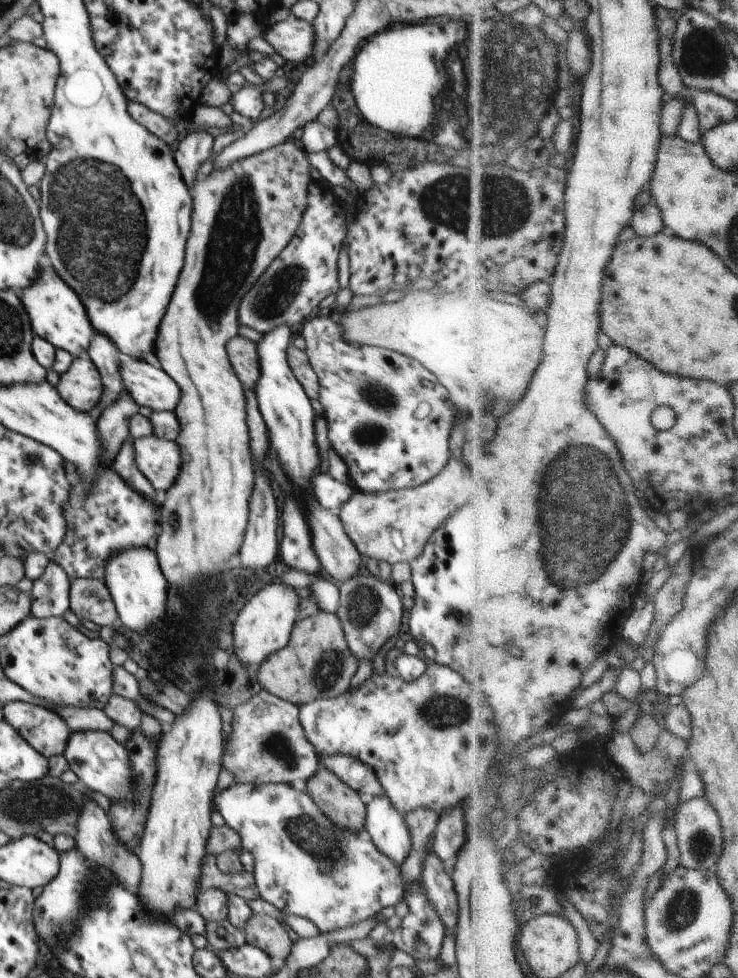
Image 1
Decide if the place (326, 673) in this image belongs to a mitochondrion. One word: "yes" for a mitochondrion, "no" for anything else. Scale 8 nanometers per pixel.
yes

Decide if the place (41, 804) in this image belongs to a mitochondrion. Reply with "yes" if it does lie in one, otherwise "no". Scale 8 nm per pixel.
yes

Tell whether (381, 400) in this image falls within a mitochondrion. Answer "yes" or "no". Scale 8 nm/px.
yes

